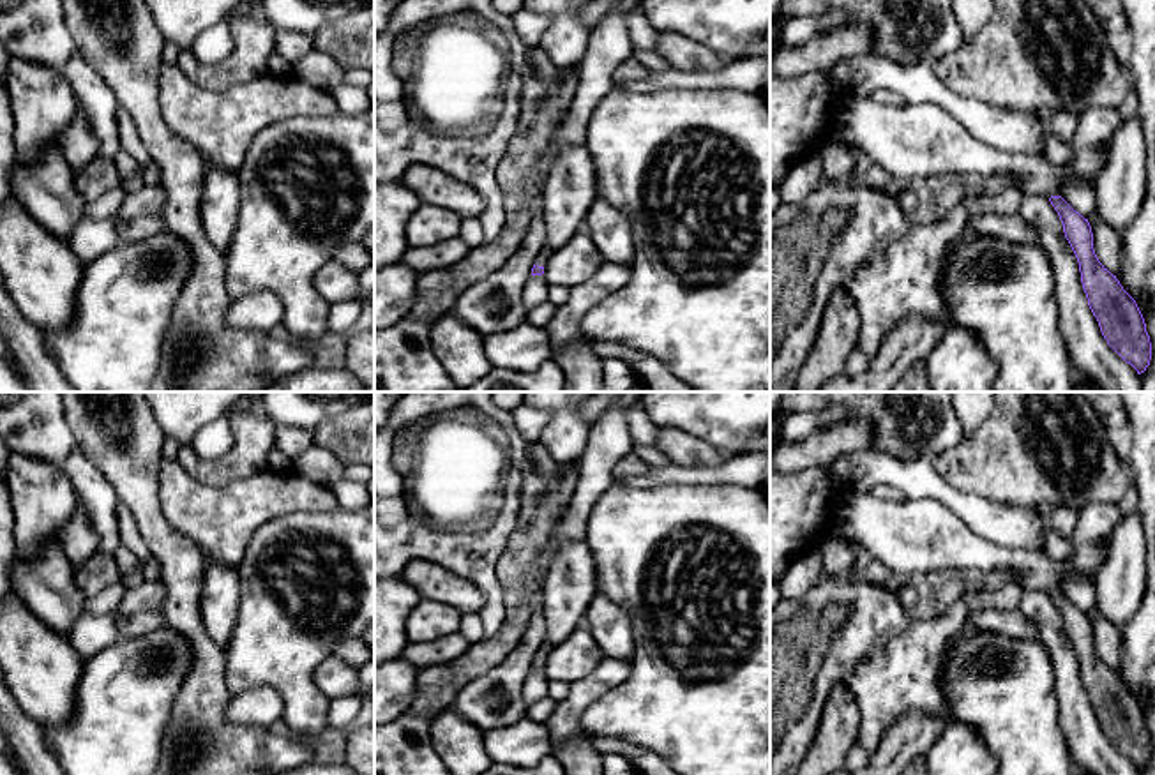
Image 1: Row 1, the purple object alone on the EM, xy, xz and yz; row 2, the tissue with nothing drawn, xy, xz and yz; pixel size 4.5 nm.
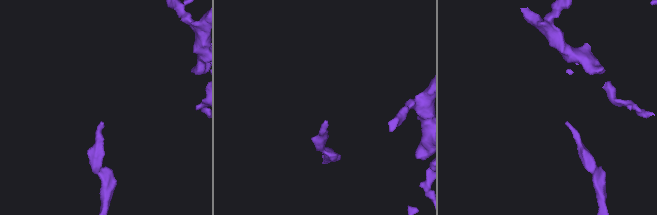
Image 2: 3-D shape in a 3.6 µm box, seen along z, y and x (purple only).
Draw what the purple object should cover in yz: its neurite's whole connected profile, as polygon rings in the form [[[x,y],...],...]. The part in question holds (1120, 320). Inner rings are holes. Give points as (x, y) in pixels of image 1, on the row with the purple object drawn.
[[[1051,196],[1049,201],[1058,212],[1065,238],[1077,258],[1083,290],[1104,339],[1137,374],[1144,372],[1151,360],[1151,342],[1136,300],[1098,261],[1088,219],[1061,196]]]

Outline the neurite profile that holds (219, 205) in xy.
[[[219,166],[207,168],[200,215],[210,244],[223,254],[237,229],[240,208],[240,182],[237,173]]]

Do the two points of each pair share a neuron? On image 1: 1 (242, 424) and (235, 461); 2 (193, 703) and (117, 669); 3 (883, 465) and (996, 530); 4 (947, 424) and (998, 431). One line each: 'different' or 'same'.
1: same
2: different
3: same
4: different

